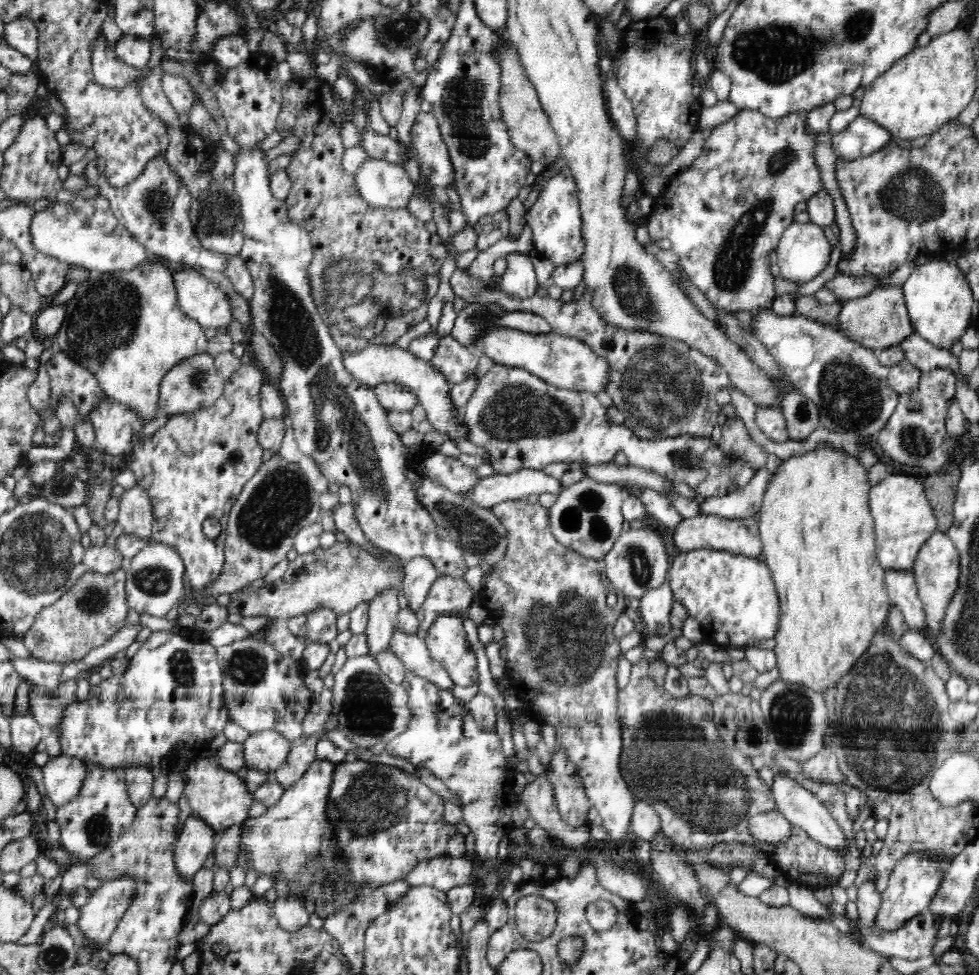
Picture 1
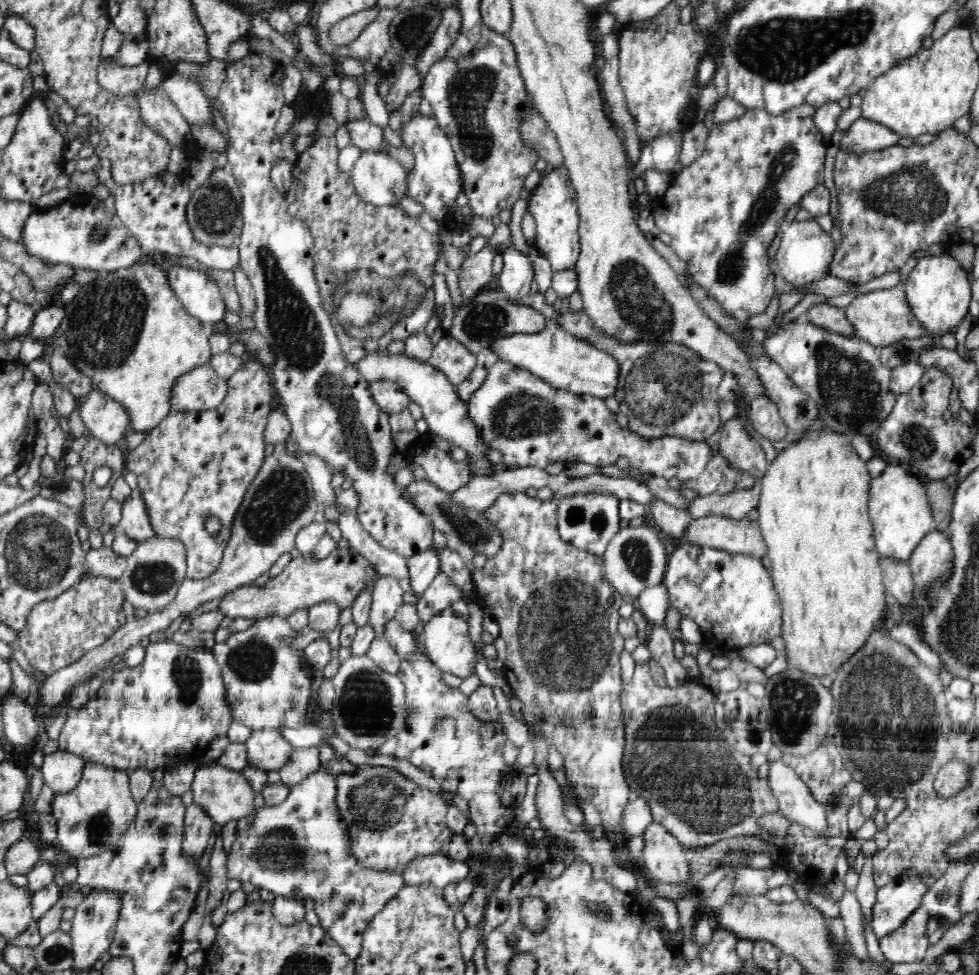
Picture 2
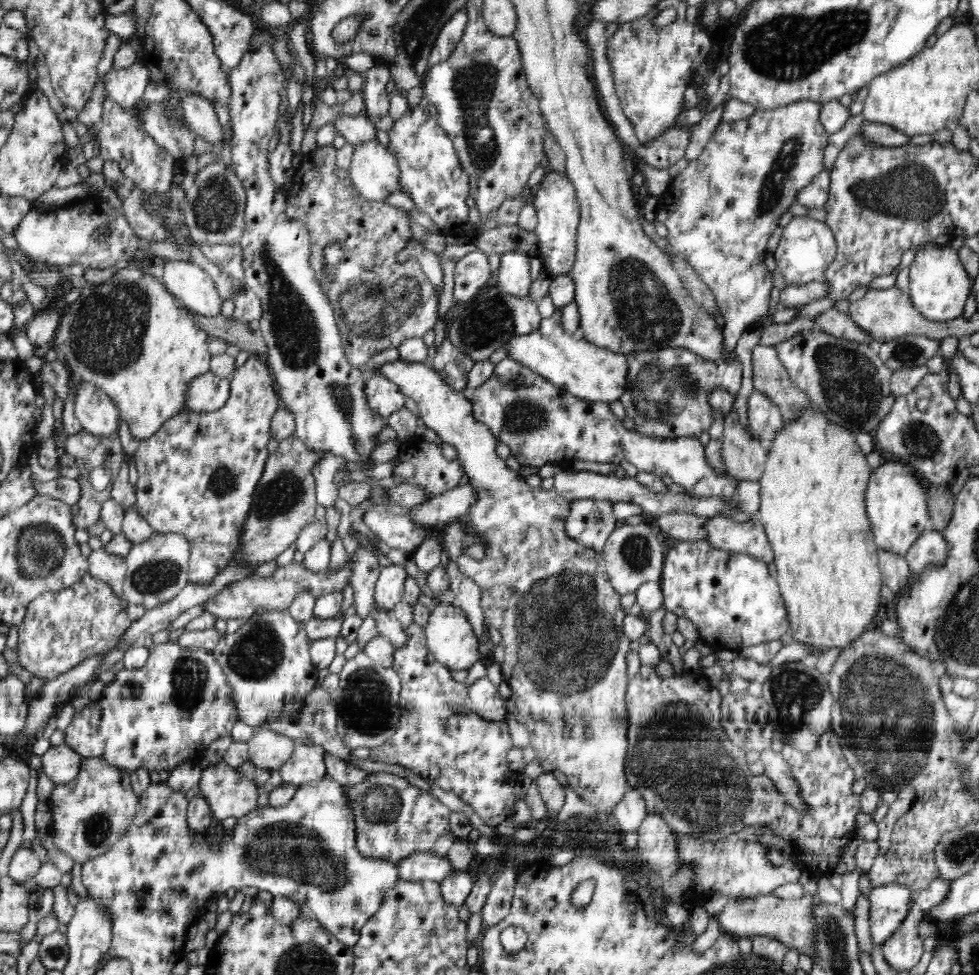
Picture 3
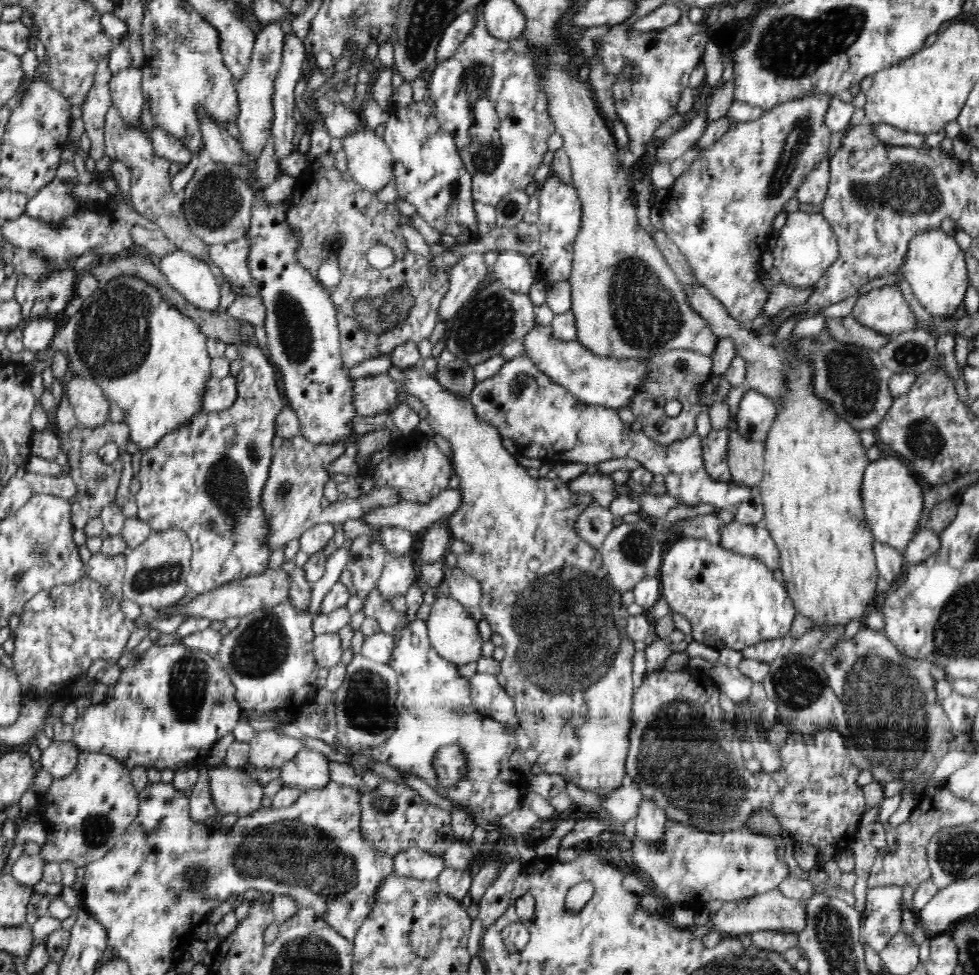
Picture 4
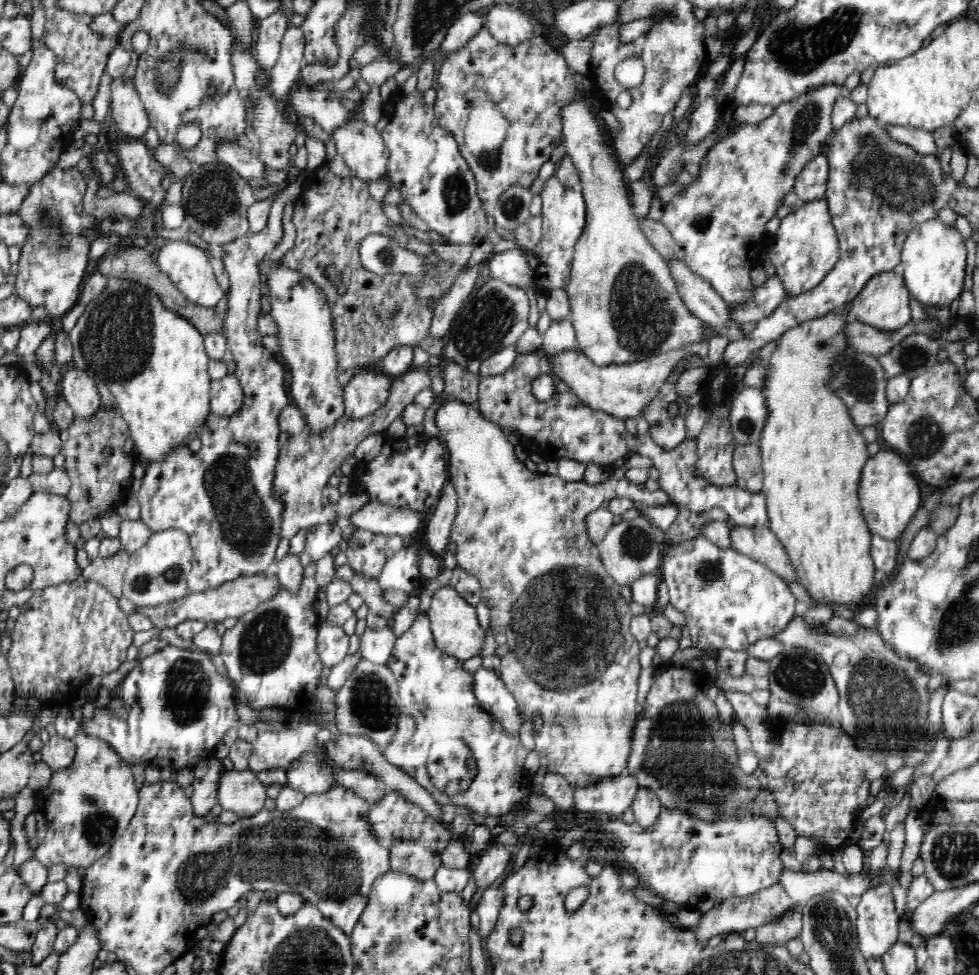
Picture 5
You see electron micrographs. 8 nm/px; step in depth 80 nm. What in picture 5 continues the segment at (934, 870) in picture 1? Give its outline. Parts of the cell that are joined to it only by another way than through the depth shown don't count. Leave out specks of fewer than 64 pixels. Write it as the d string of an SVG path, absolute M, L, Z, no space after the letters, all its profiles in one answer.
M884 884L872 887L861 897L856 911L858 950L863 958L877 958L898 940L899 915L895 910L893 889Z

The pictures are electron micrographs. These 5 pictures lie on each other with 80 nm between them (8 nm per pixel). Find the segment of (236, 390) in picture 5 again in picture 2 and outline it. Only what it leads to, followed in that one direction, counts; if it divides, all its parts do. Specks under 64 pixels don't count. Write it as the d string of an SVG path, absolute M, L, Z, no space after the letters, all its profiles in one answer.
M209 363L200 366L181 377L175 385L173 411L216 410L222 404L222 400L225 400L227 390L227 380L218 377Z

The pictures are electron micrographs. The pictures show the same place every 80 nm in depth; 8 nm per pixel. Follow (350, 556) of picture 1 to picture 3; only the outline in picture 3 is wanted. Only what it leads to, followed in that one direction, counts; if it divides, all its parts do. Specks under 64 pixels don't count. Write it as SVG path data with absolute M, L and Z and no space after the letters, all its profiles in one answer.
M300 560L293 561L285 567L278 567L275 572L266 578L253 575L241 579L238 582L222 588L222 592L210 596L210 600L204 601L205 610L216 618L230 620L241 618L246 620L254 616L256 612L270 612L270 610L288 609L292 600L300 592L309 592L316 598L330 594L330 592L343 592L344 588L351 585L352 569L350 565L344 565L338 570L327 568L323 571L312 571L304 566Z

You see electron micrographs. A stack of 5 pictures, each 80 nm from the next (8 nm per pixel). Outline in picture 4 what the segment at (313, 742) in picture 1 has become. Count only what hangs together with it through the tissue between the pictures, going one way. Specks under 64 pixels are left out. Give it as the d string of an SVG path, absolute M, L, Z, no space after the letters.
M306 746L280 768L284 786L296 787L301 791L322 788L330 782L329 776L329 760L326 756Z

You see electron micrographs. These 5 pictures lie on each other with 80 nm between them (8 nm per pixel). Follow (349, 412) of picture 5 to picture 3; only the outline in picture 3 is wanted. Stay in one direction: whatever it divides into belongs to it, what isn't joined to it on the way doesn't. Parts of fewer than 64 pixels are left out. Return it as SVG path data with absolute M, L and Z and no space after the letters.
M379 374L366 378L364 393L368 407L384 418L389 418L406 404L406 396L399 387Z

